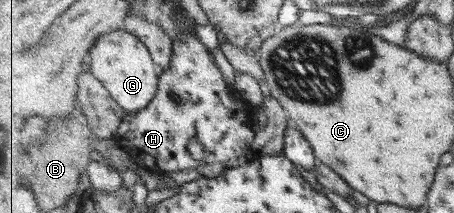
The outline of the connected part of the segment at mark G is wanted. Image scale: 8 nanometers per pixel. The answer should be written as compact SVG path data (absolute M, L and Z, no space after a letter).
M119 28L102 35L89 52L89 58L92 74L127 113L143 110L156 98L162 68L155 63L144 40L133 32Z

